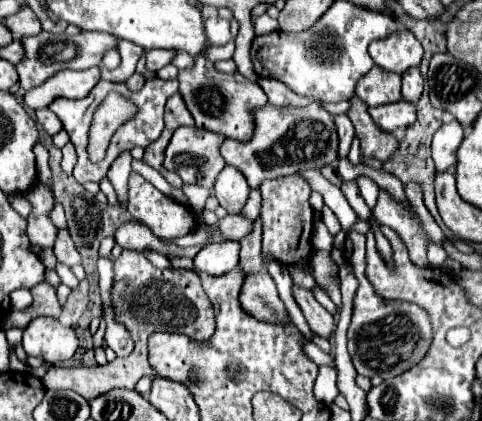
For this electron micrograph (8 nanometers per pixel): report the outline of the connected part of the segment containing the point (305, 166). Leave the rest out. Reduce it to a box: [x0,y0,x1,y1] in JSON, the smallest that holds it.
[220,102,338,190]

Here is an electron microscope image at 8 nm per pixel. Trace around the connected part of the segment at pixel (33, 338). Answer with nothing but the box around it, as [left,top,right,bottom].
[22,318,78,364]

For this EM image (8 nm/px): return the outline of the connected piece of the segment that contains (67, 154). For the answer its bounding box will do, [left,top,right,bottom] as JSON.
[64,142,76,172]

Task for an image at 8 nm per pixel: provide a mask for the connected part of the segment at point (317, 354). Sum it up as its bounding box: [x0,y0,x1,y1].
[304,342,335,367]

